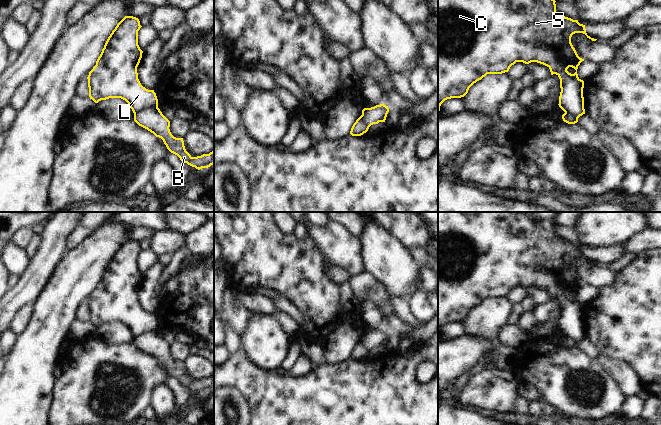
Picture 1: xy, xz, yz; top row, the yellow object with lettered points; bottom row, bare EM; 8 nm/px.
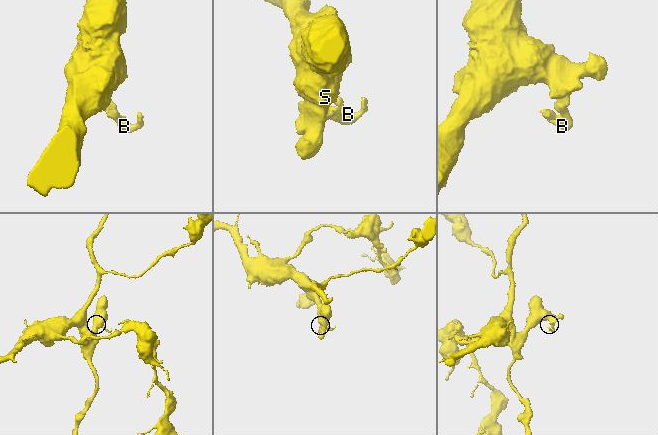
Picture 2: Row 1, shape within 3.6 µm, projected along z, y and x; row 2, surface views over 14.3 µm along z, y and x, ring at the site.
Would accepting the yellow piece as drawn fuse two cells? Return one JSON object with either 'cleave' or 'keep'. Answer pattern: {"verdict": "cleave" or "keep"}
{"verdict": "cleave"}

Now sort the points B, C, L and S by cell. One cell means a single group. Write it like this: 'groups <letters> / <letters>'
groups B / C L S

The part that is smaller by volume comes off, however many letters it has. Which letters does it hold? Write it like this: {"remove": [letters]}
{"remove": ["B"]}

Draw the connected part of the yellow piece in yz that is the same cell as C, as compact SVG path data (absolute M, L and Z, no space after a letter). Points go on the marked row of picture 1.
M438 0L438 114L440 106L445 100L464 97L468 93L469 88L487 74L508 72L510 67L516 62L523 62L525 64L537 62L547 66L550 69L551 75L556 74L560 79L561 92L559 96L559 107L564 112L569 112L577 118L585 114L583 97L584 81L577 74L578 66L584 59L578 56L571 43L571 37L575 33L583 33L592 41L596 41L597 39L588 36L585 25L580 24L578 20L573 20L558 14L556 12L555 2L555 0Z

